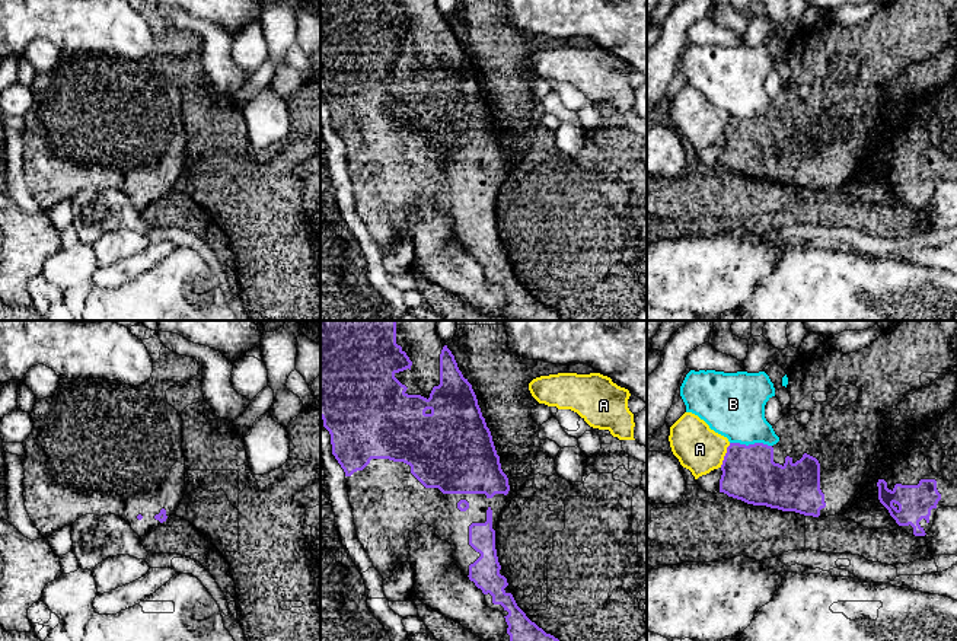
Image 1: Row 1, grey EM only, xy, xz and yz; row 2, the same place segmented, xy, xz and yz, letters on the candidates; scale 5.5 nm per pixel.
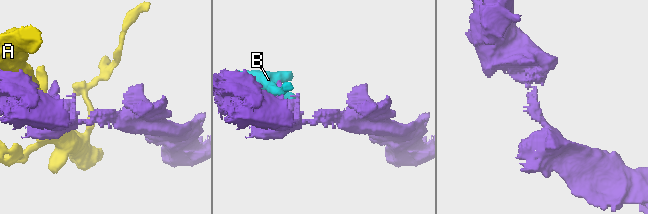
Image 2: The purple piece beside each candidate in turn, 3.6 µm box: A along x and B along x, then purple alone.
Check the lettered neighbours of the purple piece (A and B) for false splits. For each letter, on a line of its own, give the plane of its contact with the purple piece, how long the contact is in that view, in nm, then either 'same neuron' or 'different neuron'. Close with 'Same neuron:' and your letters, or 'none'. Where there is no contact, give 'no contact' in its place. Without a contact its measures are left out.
A: yz | 150 nm | different neuron
B: yz | 240 nm | different neuron
Same neuron: none

